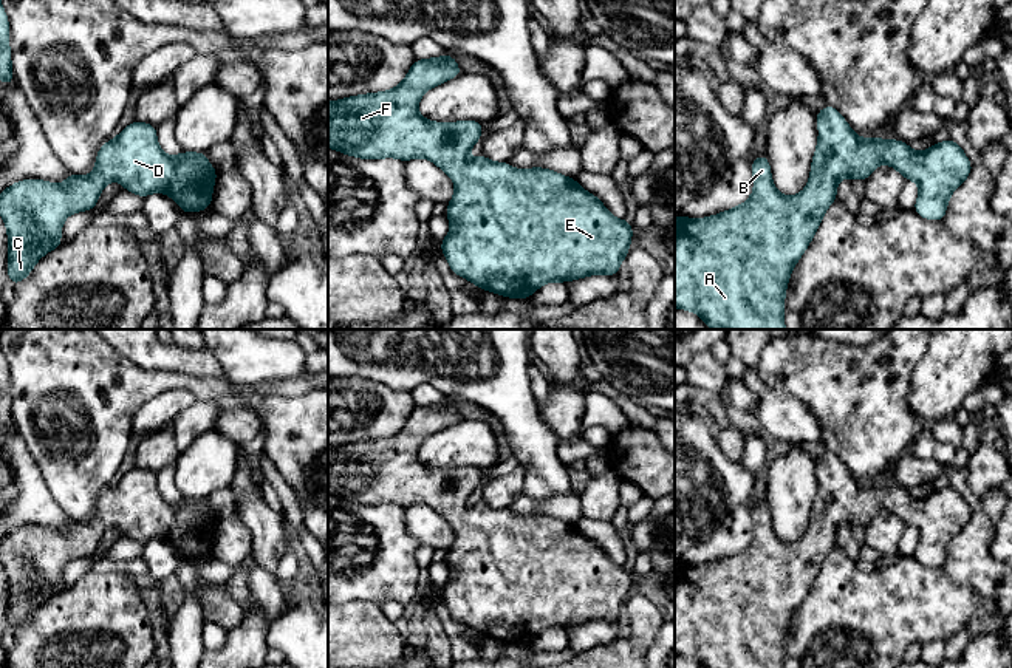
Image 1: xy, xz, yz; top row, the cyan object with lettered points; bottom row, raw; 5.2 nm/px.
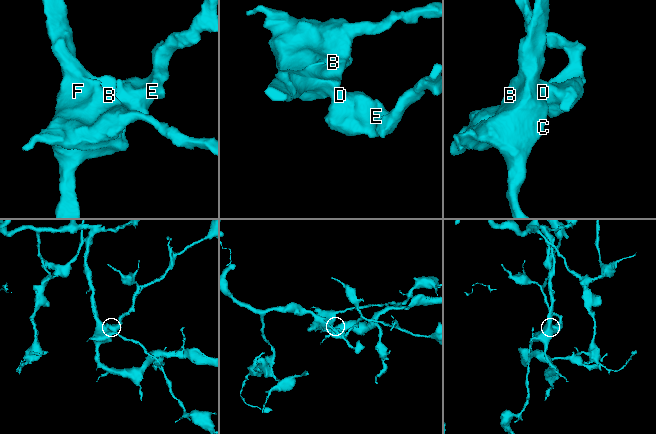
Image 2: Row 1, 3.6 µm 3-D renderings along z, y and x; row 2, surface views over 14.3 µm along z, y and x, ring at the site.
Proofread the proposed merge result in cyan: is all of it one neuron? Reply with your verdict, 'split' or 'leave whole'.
leave whole

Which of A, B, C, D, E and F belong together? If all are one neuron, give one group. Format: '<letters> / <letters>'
A B C D E F

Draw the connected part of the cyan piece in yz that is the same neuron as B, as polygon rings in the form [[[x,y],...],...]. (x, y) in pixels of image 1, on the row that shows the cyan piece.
[[[831,105],[817,114],[819,141],[811,162],[811,175],[803,192],[781,195],[772,182],[768,155],[752,165],[754,192],[750,198],[707,218],[675,216],[675,308],[698,314],[709,329],[786,329],[783,320],[789,277],[815,235],[823,215],[837,199],[840,178],[867,181],[871,172],[888,164],[904,178],[919,186],[913,210],[933,221],[944,221],[947,203],[973,165],[953,139],[938,142],[925,152],[913,152],[901,139],[859,139],[845,118]]]

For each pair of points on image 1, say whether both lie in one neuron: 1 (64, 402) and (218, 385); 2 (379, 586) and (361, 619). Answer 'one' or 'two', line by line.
1: one
2: two

